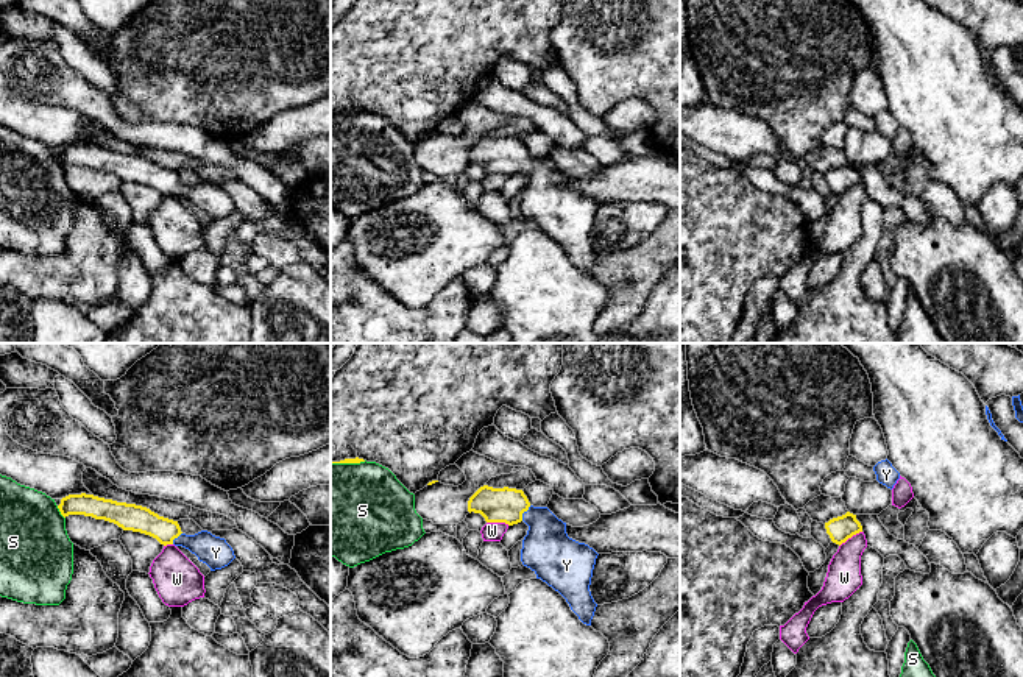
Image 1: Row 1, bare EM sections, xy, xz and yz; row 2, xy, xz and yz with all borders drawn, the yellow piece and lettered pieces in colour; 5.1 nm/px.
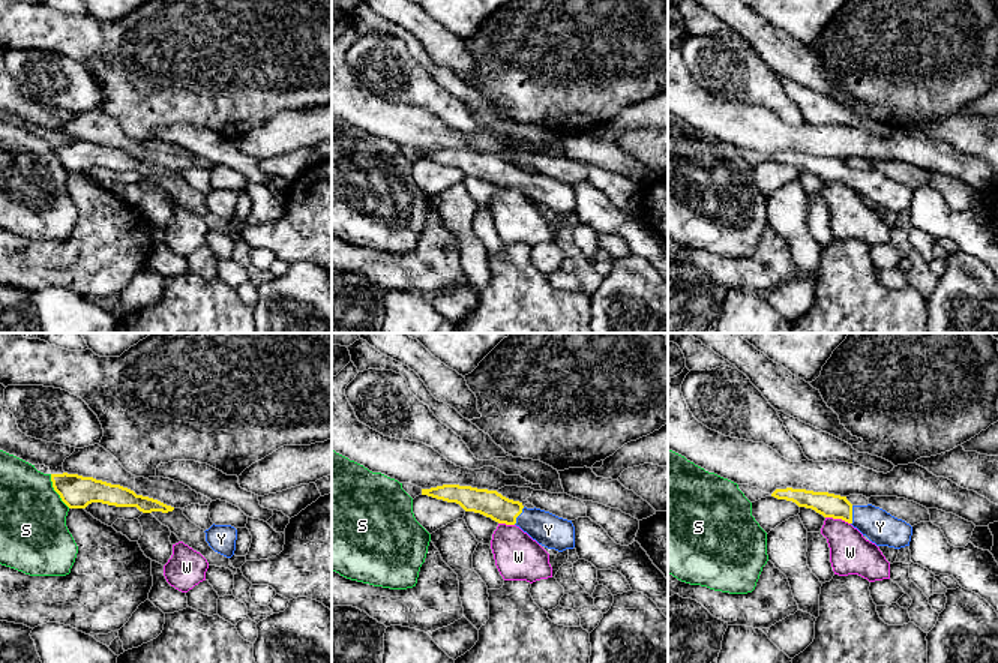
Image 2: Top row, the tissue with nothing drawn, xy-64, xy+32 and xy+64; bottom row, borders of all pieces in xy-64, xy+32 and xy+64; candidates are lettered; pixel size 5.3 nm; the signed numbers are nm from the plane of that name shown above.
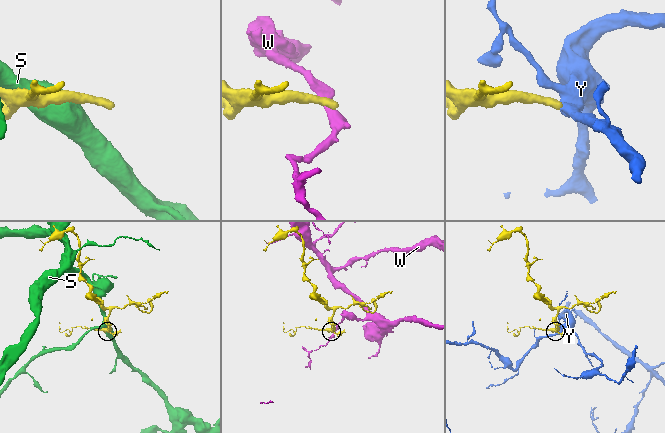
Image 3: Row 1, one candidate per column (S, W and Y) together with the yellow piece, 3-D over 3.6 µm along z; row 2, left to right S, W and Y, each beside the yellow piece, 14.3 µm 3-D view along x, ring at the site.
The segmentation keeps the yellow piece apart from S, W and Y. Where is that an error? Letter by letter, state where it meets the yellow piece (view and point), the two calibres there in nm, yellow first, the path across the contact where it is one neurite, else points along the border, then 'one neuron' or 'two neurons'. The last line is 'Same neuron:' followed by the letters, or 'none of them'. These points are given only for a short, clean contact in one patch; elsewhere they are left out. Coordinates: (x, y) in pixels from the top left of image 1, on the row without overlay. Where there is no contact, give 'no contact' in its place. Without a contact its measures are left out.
S: meets yellow in xy at (60, 161); 110 nm thick on the yellow side, 380 nm on the other; two neurons
W: meets yellow in yz at (850, 187); 130 nm thick on the yellow side, 180 nm on the other; border along yz (861, 181), (839, 197); two neurons
Y: meets yellow in xz at (523, 163); 180 nm thick on the yellow side, 260 nm on the other; runs through xz (506, 155), (523, 163), (546, 184), (546, 200); one neuron
Same neuron: Y

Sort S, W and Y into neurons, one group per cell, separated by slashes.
S / W / Y

